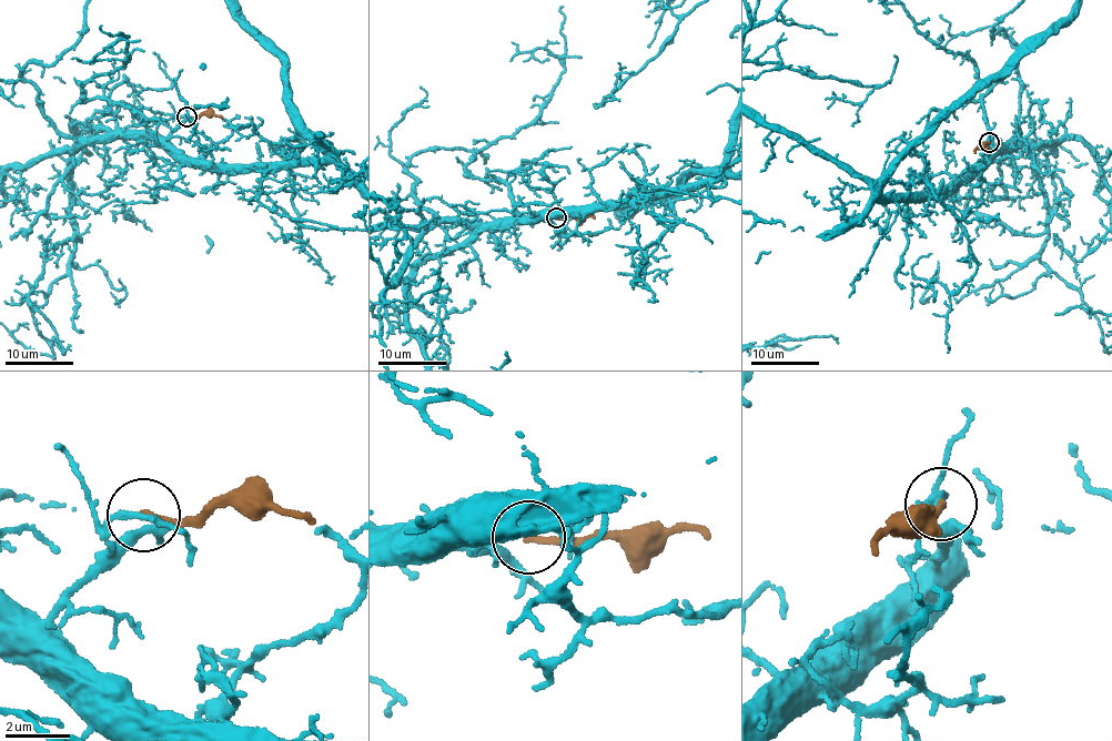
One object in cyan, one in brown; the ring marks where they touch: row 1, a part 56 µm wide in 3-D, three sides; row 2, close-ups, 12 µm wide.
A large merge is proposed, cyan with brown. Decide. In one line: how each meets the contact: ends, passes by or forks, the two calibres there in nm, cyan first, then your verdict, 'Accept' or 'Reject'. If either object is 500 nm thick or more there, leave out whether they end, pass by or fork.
At the ring cyan passes by. At the ring brown ends. Thickness 170 nm (cyan) against 240 nm. Reject

